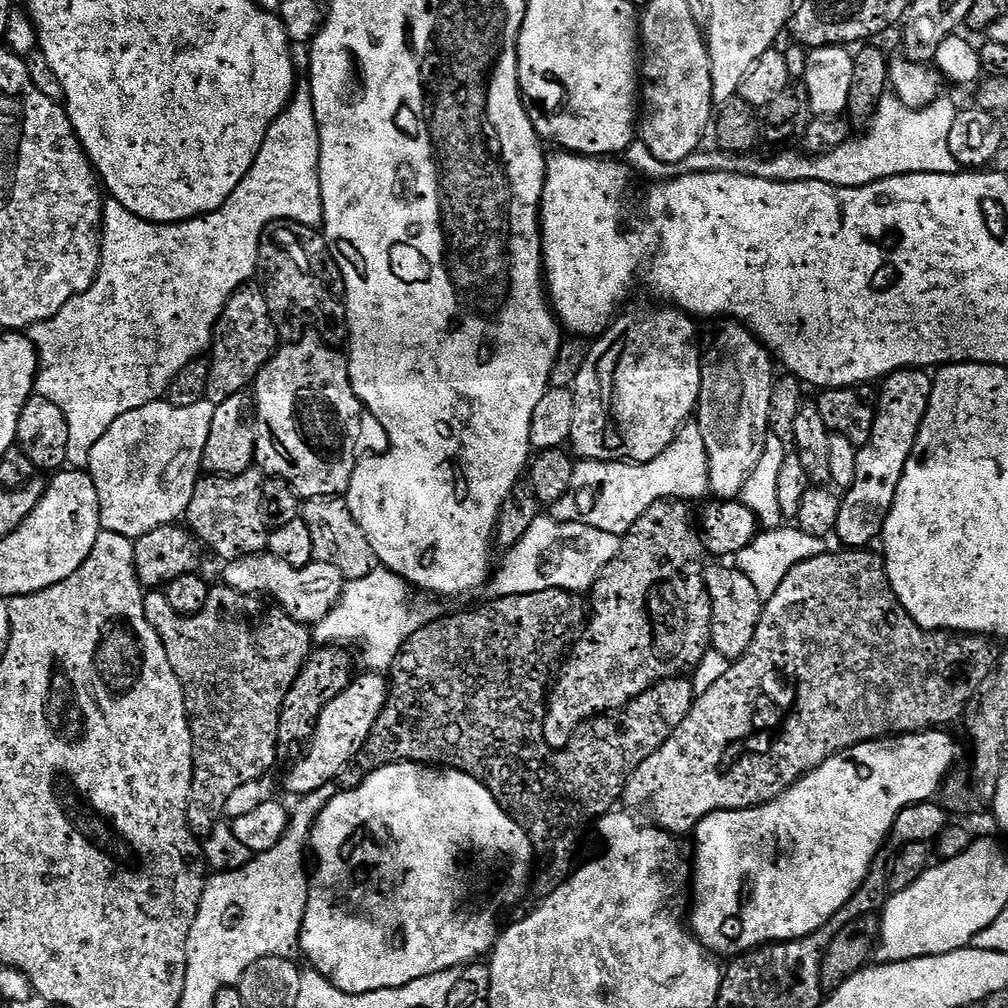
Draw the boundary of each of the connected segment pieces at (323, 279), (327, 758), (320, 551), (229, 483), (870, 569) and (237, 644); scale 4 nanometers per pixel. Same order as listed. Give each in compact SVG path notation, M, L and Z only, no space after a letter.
M291 222L269 227L260 239L258 272L261 277L264 275L266 306L281 341L295 342L307 333L304 332L307 328L324 328L328 323L347 321L344 279L324 241L323 231Z
M364 672L364 675L357 675L352 683L334 698L333 702L327 703L319 715L316 729L312 735L312 739L306 745L304 757L293 766L292 772L288 772L284 776L284 788L292 795L292 798L299 798L310 794L314 790L318 790L322 786L333 783L337 778L336 775L355 758L356 755L361 755L364 752L364 744L370 738L374 722L381 716L382 710L388 701L388 693L390 684L385 675L381 673Z
M319 496L313 500L304 500L302 519L306 522L306 526L310 526L310 539L314 542L313 561L336 566L344 575L345 581L366 578L366 574L370 574L378 567L374 546L366 542L362 526L354 522L354 514L350 514L347 499Z
M253 466L237 476L201 475L186 513L186 524L205 549L217 552L221 561L242 559L263 553L268 547L269 529L262 522L262 484L266 477Z
M839 550L831 556L815 556L809 560L798 562L786 578L782 578L782 586L774 590L769 600L764 601L764 612L760 615L758 630L754 634L754 642L739 660L729 663L726 674L710 686L710 690L699 693L692 701L690 714L674 730L670 739L662 745L646 762L642 762L628 776L624 784L623 803L644 804L652 807L656 815L655 823L665 832L681 834L691 833L702 818L711 812L729 812L743 808L757 808L760 804L770 802L775 796L780 796L795 780L813 772L826 758L835 756L837 752L845 752L855 744L865 744L871 740L883 740L894 736L902 736L913 732L940 730L963 717L970 698L974 698L974 690L986 679L986 674L994 670L998 655L998 644L995 639L986 636L973 636L958 632L928 632L906 614L902 602L894 594L884 569L883 555L872 553L872 550Z
M225 586L209 587L206 606L197 616L179 616L170 606L170 602L165 598L163 591L160 590L152 590L145 595L144 609L146 610L146 622L150 622L150 626L154 626L158 638L166 650L166 658L170 658L170 666L174 670L174 674L178 674L178 682L184 691L184 705L188 711L188 725L192 731L192 793L188 799L188 826L196 834L207 834L216 824L221 823L224 816L224 807L230 798L230 794L234 794L234 790L238 790L238 786L246 786L246 782L263 781L265 779L264 775L275 766L276 751L278 751L276 735L278 734L280 712L284 709L284 699L290 690L290 686L294 686L302 666L308 661L308 657L313 651L314 636L309 625L299 624L290 614L284 612L277 603L265 602L259 595L240 593L236 589Z

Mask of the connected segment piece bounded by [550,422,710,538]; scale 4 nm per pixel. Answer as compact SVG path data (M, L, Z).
M689 422L681 428L676 436L675 442L658 458L654 458L645 464L633 464L631 462L609 462L606 460L580 460L574 470L572 488L562 498L558 498L556 504L551 505L550 514L558 522L578 522L582 526L594 526L606 534L614 534L618 537L625 537L632 531L634 522L654 506L654 502L679 498L685 502L692 502L695 496L708 496L708 458L706 445L699 433L699 426L696 422Z

